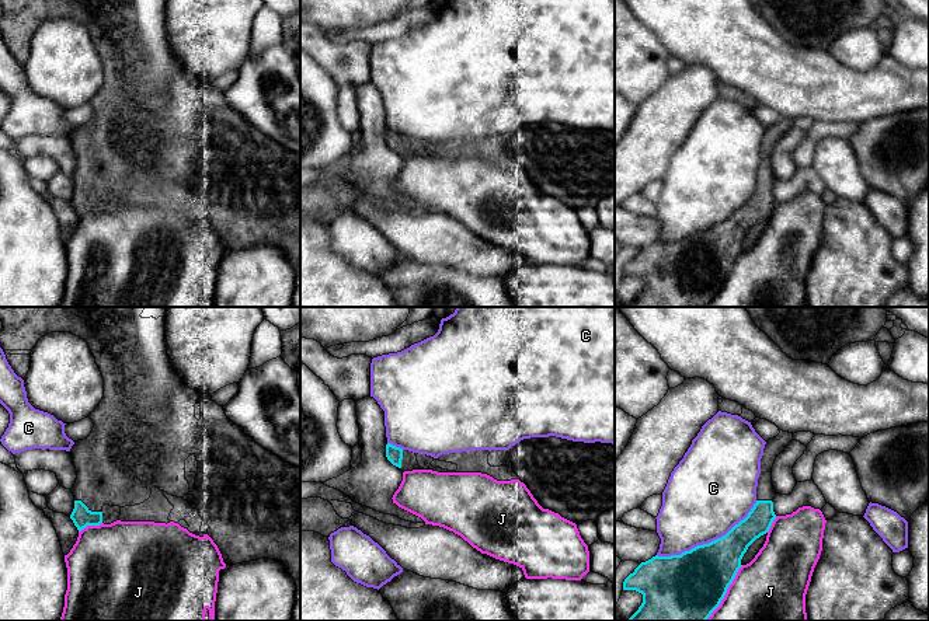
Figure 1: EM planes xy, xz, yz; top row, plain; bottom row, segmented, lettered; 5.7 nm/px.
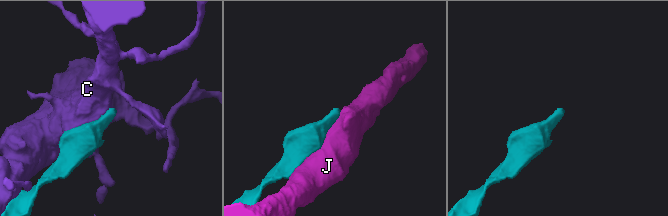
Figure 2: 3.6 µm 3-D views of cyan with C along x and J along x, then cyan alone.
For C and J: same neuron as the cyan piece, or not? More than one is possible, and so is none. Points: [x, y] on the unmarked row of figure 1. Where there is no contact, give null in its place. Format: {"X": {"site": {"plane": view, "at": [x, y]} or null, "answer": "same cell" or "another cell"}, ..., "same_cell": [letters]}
{"C": {"site": {"plane": "yz", "at": [709, 229]}, "answer": "another cell"}, "J": {"site": {"plane": "yz", "at": [726, 278]}, "answer": "another cell"}, "same_cell": []}

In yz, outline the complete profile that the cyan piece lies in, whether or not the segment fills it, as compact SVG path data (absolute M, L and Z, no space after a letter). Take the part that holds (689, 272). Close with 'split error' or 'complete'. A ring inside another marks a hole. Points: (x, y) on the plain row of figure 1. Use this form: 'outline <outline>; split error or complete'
outline M783 118L768 126L761 144L756 189L726 221L681 241L653 243L623 268L623 276L643 280L643 289L627 307L706 307L720 292L748 233L766 220L776 205L772 153L793 126Z; split error

